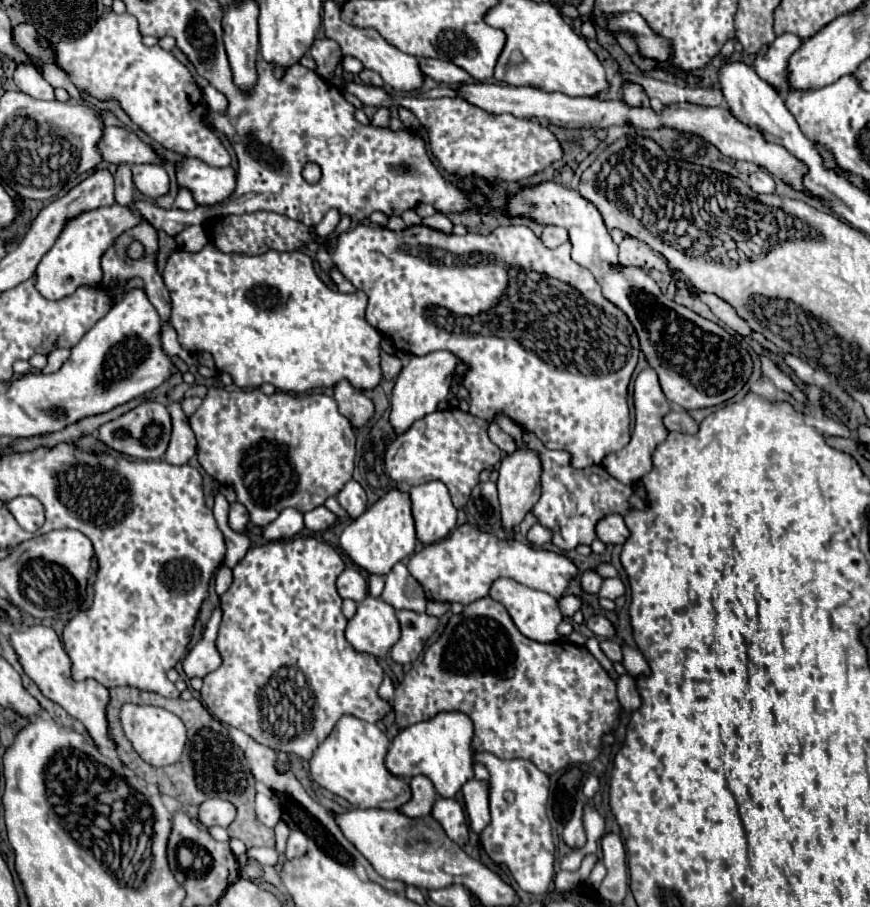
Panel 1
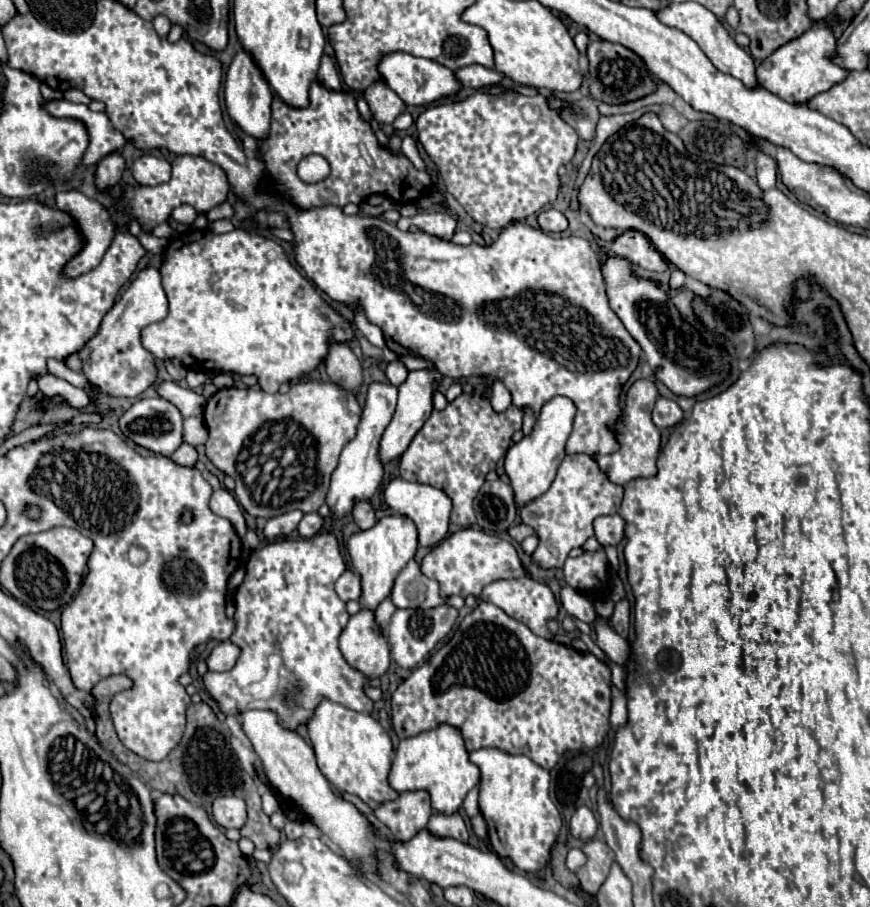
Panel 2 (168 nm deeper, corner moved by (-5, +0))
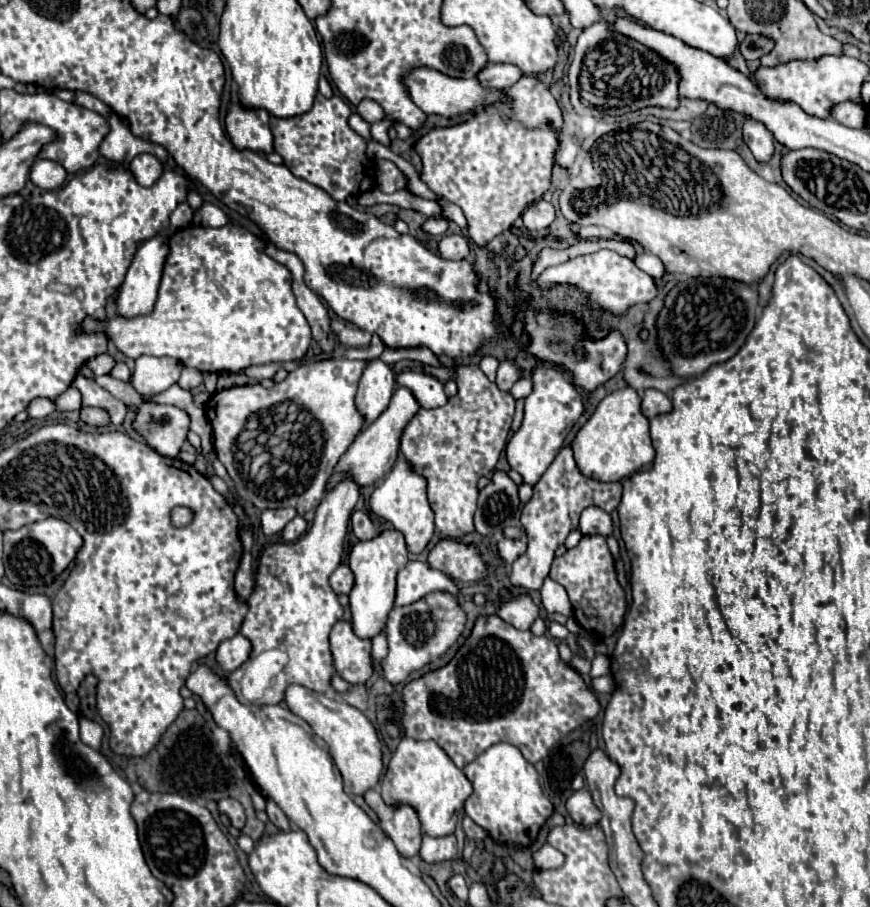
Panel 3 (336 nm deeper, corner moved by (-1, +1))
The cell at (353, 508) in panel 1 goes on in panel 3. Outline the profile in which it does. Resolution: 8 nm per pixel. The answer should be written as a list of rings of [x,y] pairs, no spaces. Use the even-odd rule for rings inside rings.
[[[354,512],[352,514],[352,530],[354,530],[354,534],[356,534],[358,540],[368,540],[368,538],[376,536],[374,524],[368,518],[366,512]]]

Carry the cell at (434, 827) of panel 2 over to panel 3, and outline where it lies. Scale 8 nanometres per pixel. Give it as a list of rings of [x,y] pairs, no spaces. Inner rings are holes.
[[[446,834],[440,838],[422,836],[422,848],[420,848],[420,856],[424,862],[444,862],[444,860],[452,860],[456,858],[458,848],[456,848],[456,836],[454,834]]]

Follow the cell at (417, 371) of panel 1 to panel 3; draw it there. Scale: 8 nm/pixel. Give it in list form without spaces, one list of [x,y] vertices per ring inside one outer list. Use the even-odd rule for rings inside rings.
[[[398,388],[390,400],[390,406],[384,410],[384,414],[380,414],[380,418],[376,418],[376,422],[372,422],[370,426],[366,426],[356,440],[352,442],[352,446],[346,450],[346,454],[340,458],[328,486],[334,486],[336,482],[340,482],[346,474],[350,474],[360,486],[370,486],[374,484],[378,478],[382,478],[384,474],[388,474],[398,458],[400,452],[400,438],[404,428],[408,426],[408,422],[416,416],[416,412],[420,410],[418,400],[414,398],[414,394],[408,388]]]

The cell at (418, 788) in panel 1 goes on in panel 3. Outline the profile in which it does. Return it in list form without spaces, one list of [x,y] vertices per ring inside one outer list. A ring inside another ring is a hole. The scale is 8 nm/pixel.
[[[378,790],[364,794],[366,804],[378,814],[380,828],[392,838],[402,856],[414,856],[420,850],[422,824],[418,812],[408,804],[386,804]]]

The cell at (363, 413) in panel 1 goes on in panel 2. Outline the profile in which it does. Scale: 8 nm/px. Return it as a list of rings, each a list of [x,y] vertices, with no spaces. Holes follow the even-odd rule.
[[[330,341],[328,355],[324,357],[326,373],[328,377],[344,389],[358,391],[362,385],[362,365],[360,359],[354,355],[354,351],[346,343],[334,343]]]

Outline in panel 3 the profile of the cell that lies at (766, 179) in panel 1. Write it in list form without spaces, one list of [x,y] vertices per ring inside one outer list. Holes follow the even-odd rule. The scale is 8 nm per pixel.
[[[746,120],[744,142],[752,150],[752,154],[758,162],[770,162],[770,158],[774,156],[774,138],[760,122]]]

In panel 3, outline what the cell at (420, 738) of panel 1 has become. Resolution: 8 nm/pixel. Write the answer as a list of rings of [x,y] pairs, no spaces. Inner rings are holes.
[[[402,738],[382,778],[380,792],[388,804],[410,804],[418,812],[426,834],[444,836],[454,832],[458,812],[472,794],[472,782],[434,740]]]

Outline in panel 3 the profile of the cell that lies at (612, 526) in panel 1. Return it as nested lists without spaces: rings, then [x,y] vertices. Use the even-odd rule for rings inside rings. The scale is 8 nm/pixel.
[[[590,506],[582,512],[580,516],[580,532],[584,536],[588,534],[598,534],[598,536],[610,536],[612,534],[612,518],[608,512],[596,508],[596,506]]]

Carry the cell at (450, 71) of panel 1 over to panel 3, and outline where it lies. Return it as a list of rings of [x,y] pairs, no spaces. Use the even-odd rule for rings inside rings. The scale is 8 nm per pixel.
[[[486,64],[478,74],[478,82],[484,88],[496,88],[496,90],[504,90],[508,86],[512,86],[518,78],[522,76],[522,72],[512,66],[512,64]]]

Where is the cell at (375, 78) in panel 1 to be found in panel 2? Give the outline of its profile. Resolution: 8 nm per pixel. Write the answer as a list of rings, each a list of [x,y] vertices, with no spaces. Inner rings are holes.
[[[382,81],[368,87],[362,97],[366,99],[366,103],[378,123],[392,123],[398,115],[402,115],[406,111],[404,101]]]

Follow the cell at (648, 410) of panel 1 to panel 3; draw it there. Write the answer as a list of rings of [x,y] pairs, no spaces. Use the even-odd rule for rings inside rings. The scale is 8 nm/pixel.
[[[626,386],[608,394],[592,412],[588,422],[578,430],[572,450],[580,472],[600,482],[620,482],[622,478],[642,470],[654,458],[654,448],[648,432],[648,418],[640,410],[640,396]]]

